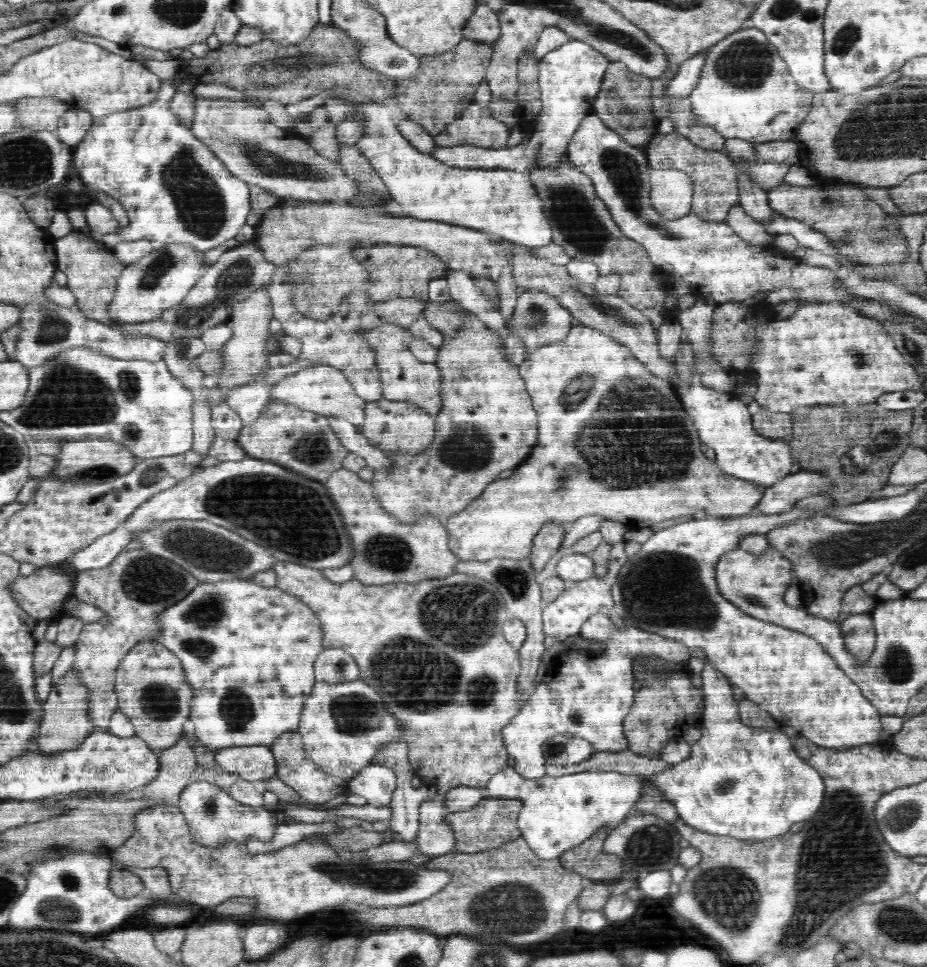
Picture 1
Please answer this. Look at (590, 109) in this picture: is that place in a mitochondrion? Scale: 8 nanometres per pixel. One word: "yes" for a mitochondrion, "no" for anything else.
no

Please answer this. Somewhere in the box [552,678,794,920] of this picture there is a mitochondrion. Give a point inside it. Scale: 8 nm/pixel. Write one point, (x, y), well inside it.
(649, 844)

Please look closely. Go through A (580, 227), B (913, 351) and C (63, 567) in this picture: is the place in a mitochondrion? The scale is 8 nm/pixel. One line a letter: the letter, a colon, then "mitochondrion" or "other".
A: mitochondrion
B: mitochondrion
C: other

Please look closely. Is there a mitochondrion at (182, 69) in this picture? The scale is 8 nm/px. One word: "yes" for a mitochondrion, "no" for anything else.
no

